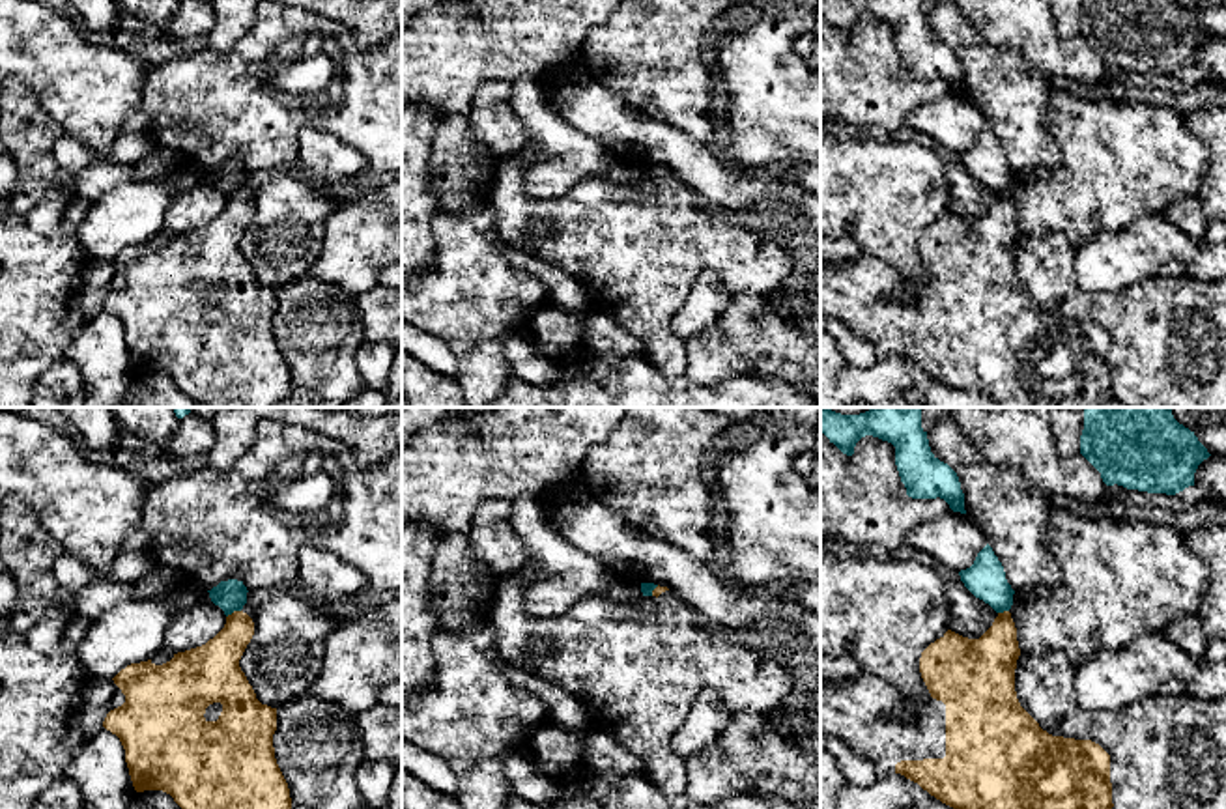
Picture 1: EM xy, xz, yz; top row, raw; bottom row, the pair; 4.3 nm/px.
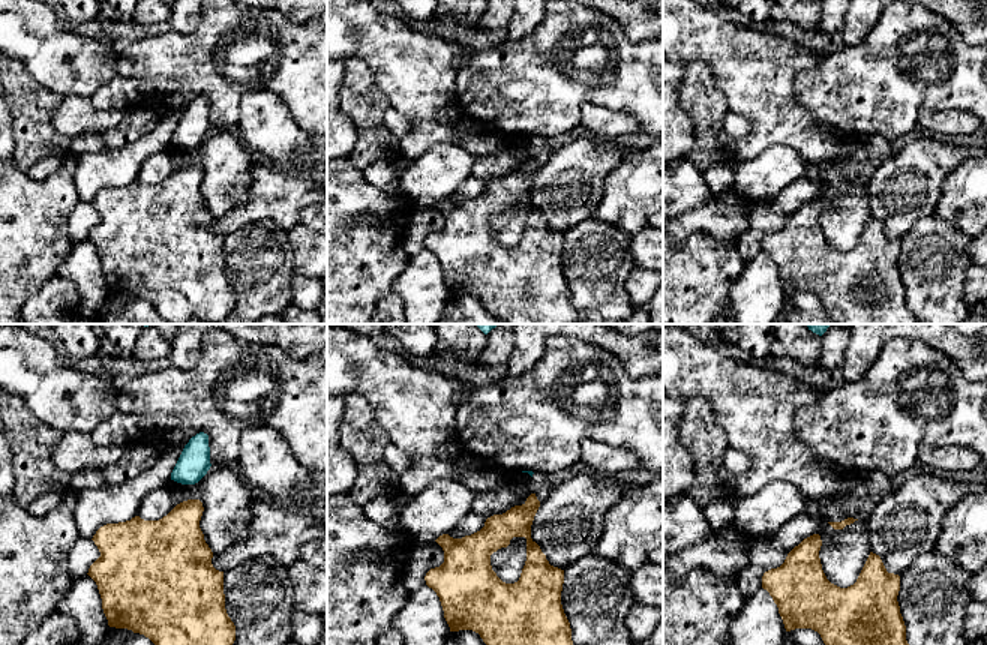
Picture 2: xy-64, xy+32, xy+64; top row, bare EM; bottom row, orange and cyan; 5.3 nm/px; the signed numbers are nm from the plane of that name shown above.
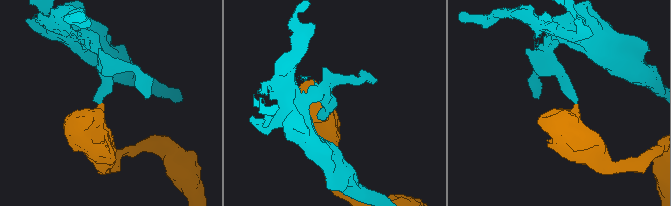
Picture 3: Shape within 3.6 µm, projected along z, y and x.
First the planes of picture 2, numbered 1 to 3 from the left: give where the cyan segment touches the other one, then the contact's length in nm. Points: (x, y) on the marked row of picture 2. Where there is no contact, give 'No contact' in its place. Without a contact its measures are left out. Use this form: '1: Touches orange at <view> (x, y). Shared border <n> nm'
1: No contact
2: No contact
3: No contact

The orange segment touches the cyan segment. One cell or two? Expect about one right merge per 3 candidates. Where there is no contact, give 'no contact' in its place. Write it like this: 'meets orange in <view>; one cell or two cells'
meets orange in xy; two cells

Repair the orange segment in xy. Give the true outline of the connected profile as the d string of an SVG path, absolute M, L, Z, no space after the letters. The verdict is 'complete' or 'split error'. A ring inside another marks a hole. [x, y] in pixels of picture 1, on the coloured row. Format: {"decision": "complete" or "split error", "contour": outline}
{"decision": "complete", "contour": "M234 611L226 617L224 628L206 645L178 652L163 665L151 660L131 663L112 678L125 695L125 703L107 714L103 727L120 738L136 792L163 790L181 809L292 809L290 788L273 747L277 708L256 699L239 667L252 635L252 618L243 611ZM213 703L221 703L222 712L217 721L207 721L204 714Z"}

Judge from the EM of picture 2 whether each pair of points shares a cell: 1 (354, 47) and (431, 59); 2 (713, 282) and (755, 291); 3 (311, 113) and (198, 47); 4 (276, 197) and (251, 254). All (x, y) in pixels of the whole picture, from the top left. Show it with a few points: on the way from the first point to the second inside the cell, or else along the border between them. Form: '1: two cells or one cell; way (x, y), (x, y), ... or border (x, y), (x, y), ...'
1: one cell; way (374, 47), (389, 47), (401, 59), (411, 59)
2: two cells; border (746, 263), (731, 285), (729, 300)
3: one cell; way (297, 80), (273, 56), (228, 56)
4: two cells; border (285, 230), (270, 221), (257, 219), (233, 231)

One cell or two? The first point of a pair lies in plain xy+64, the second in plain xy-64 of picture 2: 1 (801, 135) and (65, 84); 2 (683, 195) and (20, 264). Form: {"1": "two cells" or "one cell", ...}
{"1": "one cell", "2": "one cell"}

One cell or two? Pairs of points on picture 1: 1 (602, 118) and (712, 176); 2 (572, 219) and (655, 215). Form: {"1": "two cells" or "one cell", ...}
{"1": "one cell", "2": "one cell"}

